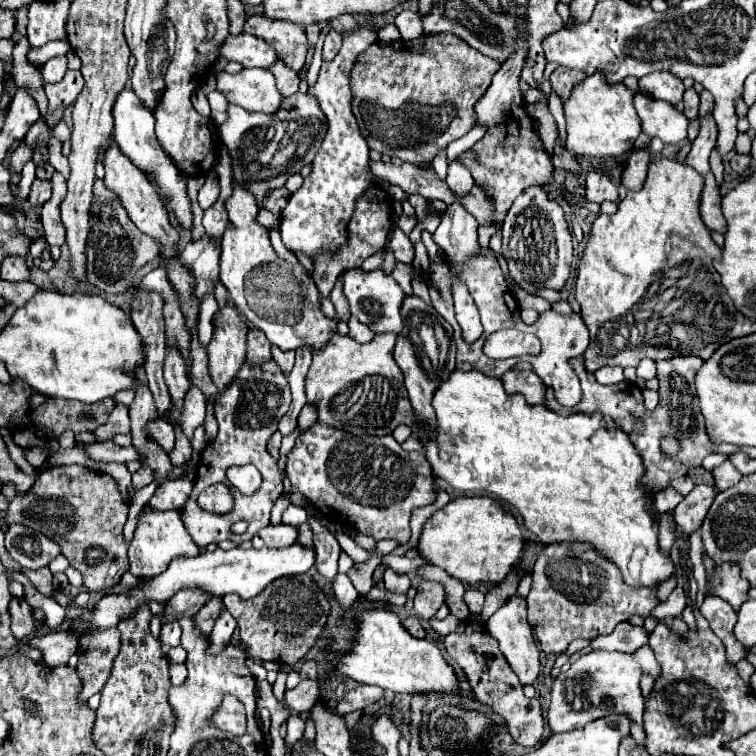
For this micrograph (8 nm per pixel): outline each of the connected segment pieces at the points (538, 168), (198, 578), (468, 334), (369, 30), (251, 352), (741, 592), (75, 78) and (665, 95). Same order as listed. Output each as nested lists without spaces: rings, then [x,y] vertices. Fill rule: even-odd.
[[[524,34],[518,38],[516,46],[520,46],[516,54],[512,54],[502,64],[498,74],[494,74],[490,88],[476,104],[476,124],[484,126],[486,130],[484,136],[472,148],[462,152],[458,158],[462,166],[470,170],[470,174],[474,176],[474,182],[480,188],[486,188],[494,194],[494,202],[498,208],[496,210],[498,220],[510,210],[512,202],[520,194],[524,194],[524,190],[528,190],[528,186],[548,186],[554,182],[552,156],[544,150],[544,144],[540,142],[536,120],[524,112],[524,98],[518,90],[520,70],[526,58]],[[514,112],[518,116],[514,116]]]
[[[292,544],[282,550],[272,550],[272,548],[234,548],[234,550],[206,550],[200,552],[194,558],[174,558],[170,566],[156,578],[140,578],[138,586],[132,586],[126,592],[118,594],[104,594],[88,612],[90,620],[84,620],[78,616],[70,626],[68,632],[74,634],[78,640],[80,636],[88,634],[88,630],[108,630],[116,628],[122,620],[128,620],[140,606],[146,606],[150,602],[156,602],[164,606],[172,594],[184,588],[198,588],[204,590],[210,596],[226,596],[226,594],[238,594],[240,598],[254,598],[260,594],[272,580],[280,576],[292,576],[292,574],[304,574],[312,564],[314,564],[314,550],[302,548],[300,544]]]
[[[452,276],[452,296],[454,296],[456,320],[462,328],[462,336],[464,340],[472,343],[481,336],[483,327],[472,294],[468,294],[468,288],[456,276]]]
[[[362,24],[354,30],[354,34],[344,34],[344,36],[354,36],[354,40],[344,40],[338,56],[332,62],[324,62],[320,68],[320,76],[318,82],[310,88],[310,94],[316,96],[320,100],[322,112],[328,118],[328,132],[322,140],[322,148],[318,150],[314,162],[312,162],[312,172],[308,178],[304,178],[304,183],[298,190],[290,196],[288,206],[281,213],[279,231],[282,234],[282,242],[294,250],[294,252],[304,252],[308,258],[316,258],[322,254],[338,254],[340,248],[344,246],[344,242],[348,242],[348,222],[354,214],[354,206],[356,206],[356,198],[360,194],[364,194],[364,190],[368,190],[368,186],[372,186],[372,170],[368,170],[370,164],[370,148],[364,140],[364,136],[360,134],[356,116],[352,114],[352,88],[350,88],[350,72],[352,66],[356,64],[356,58],[360,52],[368,50],[368,46],[372,46],[372,42],[378,40],[378,28],[374,24]]]
[[[250,330],[248,332],[248,362],[254,366],[260,366],[264,362],[270,362],[270,342],[260,330]]]
[[[730,564],[716,566],[716,572],[712,576],[712,592],[722,600],[726,600],[728,604],[732,604],[734,610],[738,610],[740,604],[748,600],[746,596],[748,588],[750,588],[748,582],[740,578],[740,570],[736,566],[730,566]]]
[[[68,70],[62,82],[44,86],[44,92],[48,96],[48,110],[50,112],[66,110],[68,106],[72,106],[72,102],[76,102],[82,88],[84,88],[84,76],[80,72]]]
[[[652,72],[640,78],[640,92],[648,94],[650,98],[666,100],[670,104],[678,104],[684,94],[684,84],[680,78],[668,72]]]

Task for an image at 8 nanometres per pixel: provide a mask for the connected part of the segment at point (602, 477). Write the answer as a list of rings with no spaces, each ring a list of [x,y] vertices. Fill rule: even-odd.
[[[454,370],[448,380],[440,384],[432,406],[436,410],[434,438],[430,436],[432,430],[424,424],[418,428],[418,436],[432,472],[440,480],[446,480],[452,488],[462,492],[482,490],[504,500],[522,516],[524,526],[542,544],[572,540],[594,544],[600,554],[622,570],[624,582],[630,586],[654,586],[676,572],[674,562],[660,554],[658,534],[652,528],[650,498],[640,490],[640,476],[644,474],[642,458],[628,434],[624,434],[610,416],[594,412],[560,418],[542,404],[528,404],[522,394],[508,394],[498,378],[460,370]],[[440,450],[448,454],[448,460],[440,458]]]

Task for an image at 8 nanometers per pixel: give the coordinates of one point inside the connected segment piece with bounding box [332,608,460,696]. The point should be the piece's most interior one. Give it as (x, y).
(385, 655)

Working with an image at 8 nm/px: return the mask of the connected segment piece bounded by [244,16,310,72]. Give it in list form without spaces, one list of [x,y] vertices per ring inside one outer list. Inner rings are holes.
[[[250,16],[244,24],[244,32],[268,42],[276,50],[278,60],[294,72],[300,72],[304,66],[310,44],[302,26],[286,20],[268,20],[266,16]]]

